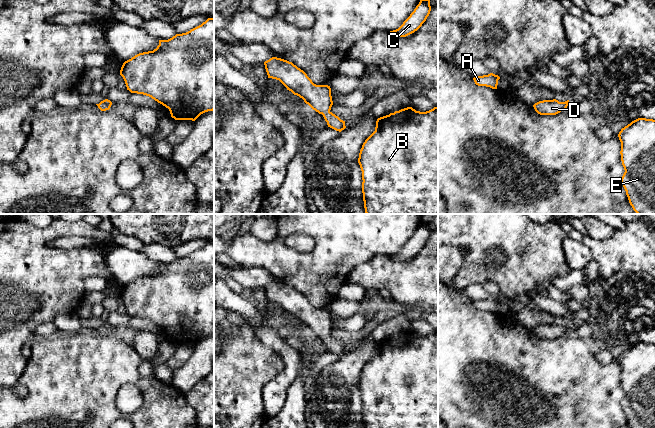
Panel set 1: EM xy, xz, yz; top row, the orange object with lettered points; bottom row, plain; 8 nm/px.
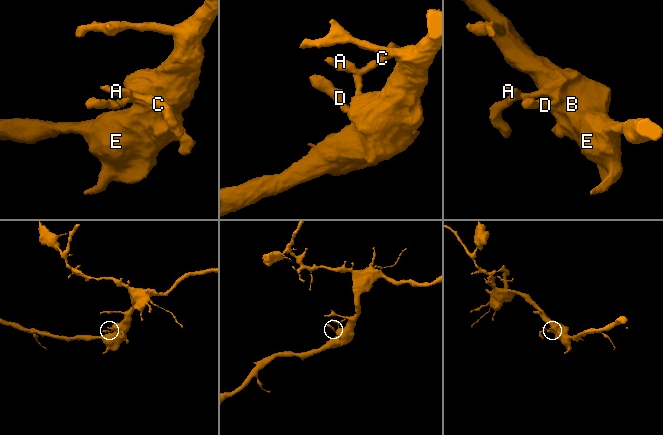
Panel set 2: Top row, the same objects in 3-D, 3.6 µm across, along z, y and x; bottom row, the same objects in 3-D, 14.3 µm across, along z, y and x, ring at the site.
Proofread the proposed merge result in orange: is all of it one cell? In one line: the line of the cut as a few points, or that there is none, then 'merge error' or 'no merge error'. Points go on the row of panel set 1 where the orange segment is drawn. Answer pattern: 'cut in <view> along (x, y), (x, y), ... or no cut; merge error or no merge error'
no cut; no merge error

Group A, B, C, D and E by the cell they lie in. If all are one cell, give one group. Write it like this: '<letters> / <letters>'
A B C D E

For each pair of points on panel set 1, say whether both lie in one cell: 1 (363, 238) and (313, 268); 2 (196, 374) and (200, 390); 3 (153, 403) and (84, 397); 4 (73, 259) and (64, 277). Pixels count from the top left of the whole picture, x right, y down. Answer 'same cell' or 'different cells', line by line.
1: same cell
2: different cells
3: same cell
4: same cell

